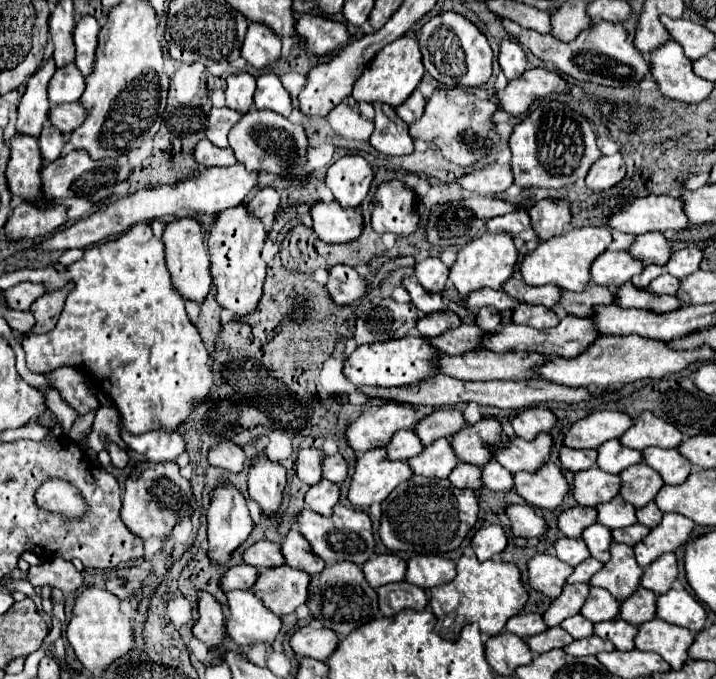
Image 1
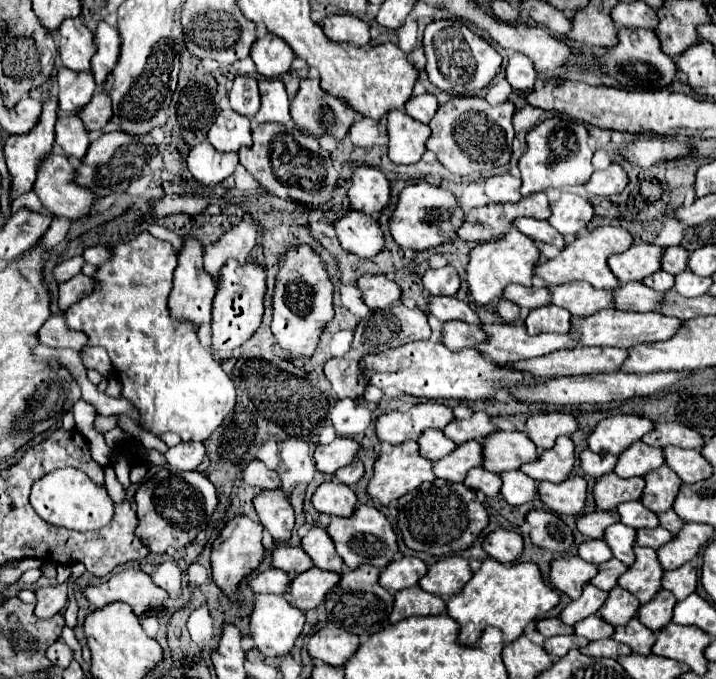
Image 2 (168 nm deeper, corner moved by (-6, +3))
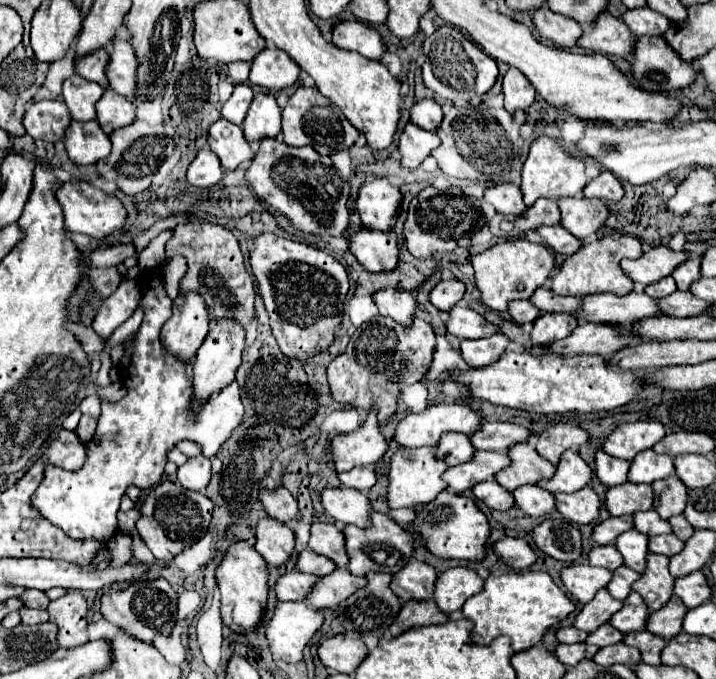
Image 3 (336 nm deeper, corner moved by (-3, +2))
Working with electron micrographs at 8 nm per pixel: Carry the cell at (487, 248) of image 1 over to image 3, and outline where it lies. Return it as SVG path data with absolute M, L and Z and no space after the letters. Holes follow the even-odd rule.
M515 238L495 244L493 248L473 256L471 264L475 268L475 282L481 290L483 304L495 312L505 312L509 308L509 302L531 298L533 292L547 282L549 274L555 268L555 256L543 244L529 242L527 238Z

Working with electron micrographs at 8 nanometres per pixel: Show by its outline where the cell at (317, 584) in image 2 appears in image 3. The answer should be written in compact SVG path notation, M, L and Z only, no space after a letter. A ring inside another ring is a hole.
M337 568L333 574L319 578L313 592L309 594L309 602L319 610L335 608L339 602L343 602L363 586L365 586L363 576L353 576L345 568Z

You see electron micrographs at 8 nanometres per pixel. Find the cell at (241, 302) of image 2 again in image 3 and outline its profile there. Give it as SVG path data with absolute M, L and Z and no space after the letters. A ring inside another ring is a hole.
M219 320L215 324L215 328L209 330L203 346L199 348L195 362L193 362L193 402L191 402L191 410L199 412L201 406L205 404L205 400L211 398L211 394L223 390L227 384L231 384L235 380L235 372L241 364L241 352L245 346L245 328L239 326L233 320Z

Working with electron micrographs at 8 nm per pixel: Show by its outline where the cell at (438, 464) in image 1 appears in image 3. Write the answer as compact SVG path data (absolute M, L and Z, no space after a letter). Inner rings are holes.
M475 452L471 462L465 462L461 466L453 466L443 474L443 480L449 484L451 492L465 492L471 490L475 484L485 482L497 474L497 470L503 470L509 466L509 456L505 452Z

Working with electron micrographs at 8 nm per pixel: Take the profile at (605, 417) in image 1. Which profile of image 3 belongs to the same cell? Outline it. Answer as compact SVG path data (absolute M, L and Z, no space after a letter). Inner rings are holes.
M655 420L621 424L605 440L603 452L607 452L609 456L615 456L615 458L623 458L623 460L633 462L633 458L641 450L653 448L663 436L665 436L665 428L661 422L655 422Z

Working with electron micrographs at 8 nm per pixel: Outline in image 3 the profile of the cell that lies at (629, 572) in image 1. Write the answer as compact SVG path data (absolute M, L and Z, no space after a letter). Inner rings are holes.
M649 554L647 570L633 584L633 590L639 592L651 612L659 610L673 596L675 578L669 574L669 558L661 554Z

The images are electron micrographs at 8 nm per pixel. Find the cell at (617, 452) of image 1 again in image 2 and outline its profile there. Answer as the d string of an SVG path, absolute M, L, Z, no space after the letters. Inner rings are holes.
M636 441L636 445L630 445L624 453L620 453L614 473L618 477L642 477L660 465L664 465L662 449Z

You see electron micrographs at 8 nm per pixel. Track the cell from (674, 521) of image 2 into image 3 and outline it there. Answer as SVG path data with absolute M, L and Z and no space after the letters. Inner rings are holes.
M681 514L681 516L673 516L669 522L673 524L673 532L675 532L683 542L687 542L687 540L691 538L691 534L695 532L695 528L689 526L689 522L685 520L683 514Z

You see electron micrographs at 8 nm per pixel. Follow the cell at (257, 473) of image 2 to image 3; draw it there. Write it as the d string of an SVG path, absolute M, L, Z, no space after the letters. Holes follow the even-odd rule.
M277 488L275 492L269 492L269 490L261 490L259 494L259 500L261 504L265 506L267 514L271 518L275 518L277 522L281 524L287 524L291 526L293 522L297 522L301 518L301 512L297 508L297 500L289 494L287 488Z

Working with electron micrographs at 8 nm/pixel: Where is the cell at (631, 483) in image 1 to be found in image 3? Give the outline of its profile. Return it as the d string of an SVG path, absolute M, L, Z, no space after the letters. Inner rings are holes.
M667 478L665 482L659 480L653 484L655 490L655 510L661 518L669 520L671 516L683 514L685 506L687 506L687 486L677 478Z

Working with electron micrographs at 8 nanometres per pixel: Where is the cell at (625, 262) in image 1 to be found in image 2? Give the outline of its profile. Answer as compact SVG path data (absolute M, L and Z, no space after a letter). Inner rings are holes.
M640 243L632 245L624 253L612 255L608 259L608 267L612 267L612 273L618 277L618 281L642 281L660 269L660 255L662 247Z

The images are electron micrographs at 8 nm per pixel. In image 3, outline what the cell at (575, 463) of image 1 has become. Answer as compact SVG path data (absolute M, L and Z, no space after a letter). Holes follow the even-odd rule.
M603 450L597 452L595 456L595 472L599 476L599 480L611 488L611 486L617 486L617 484L623 484L627 480L627 472L629 472L629 462L627 460L619 460L619 458L613 458L609 454L605 454Z

